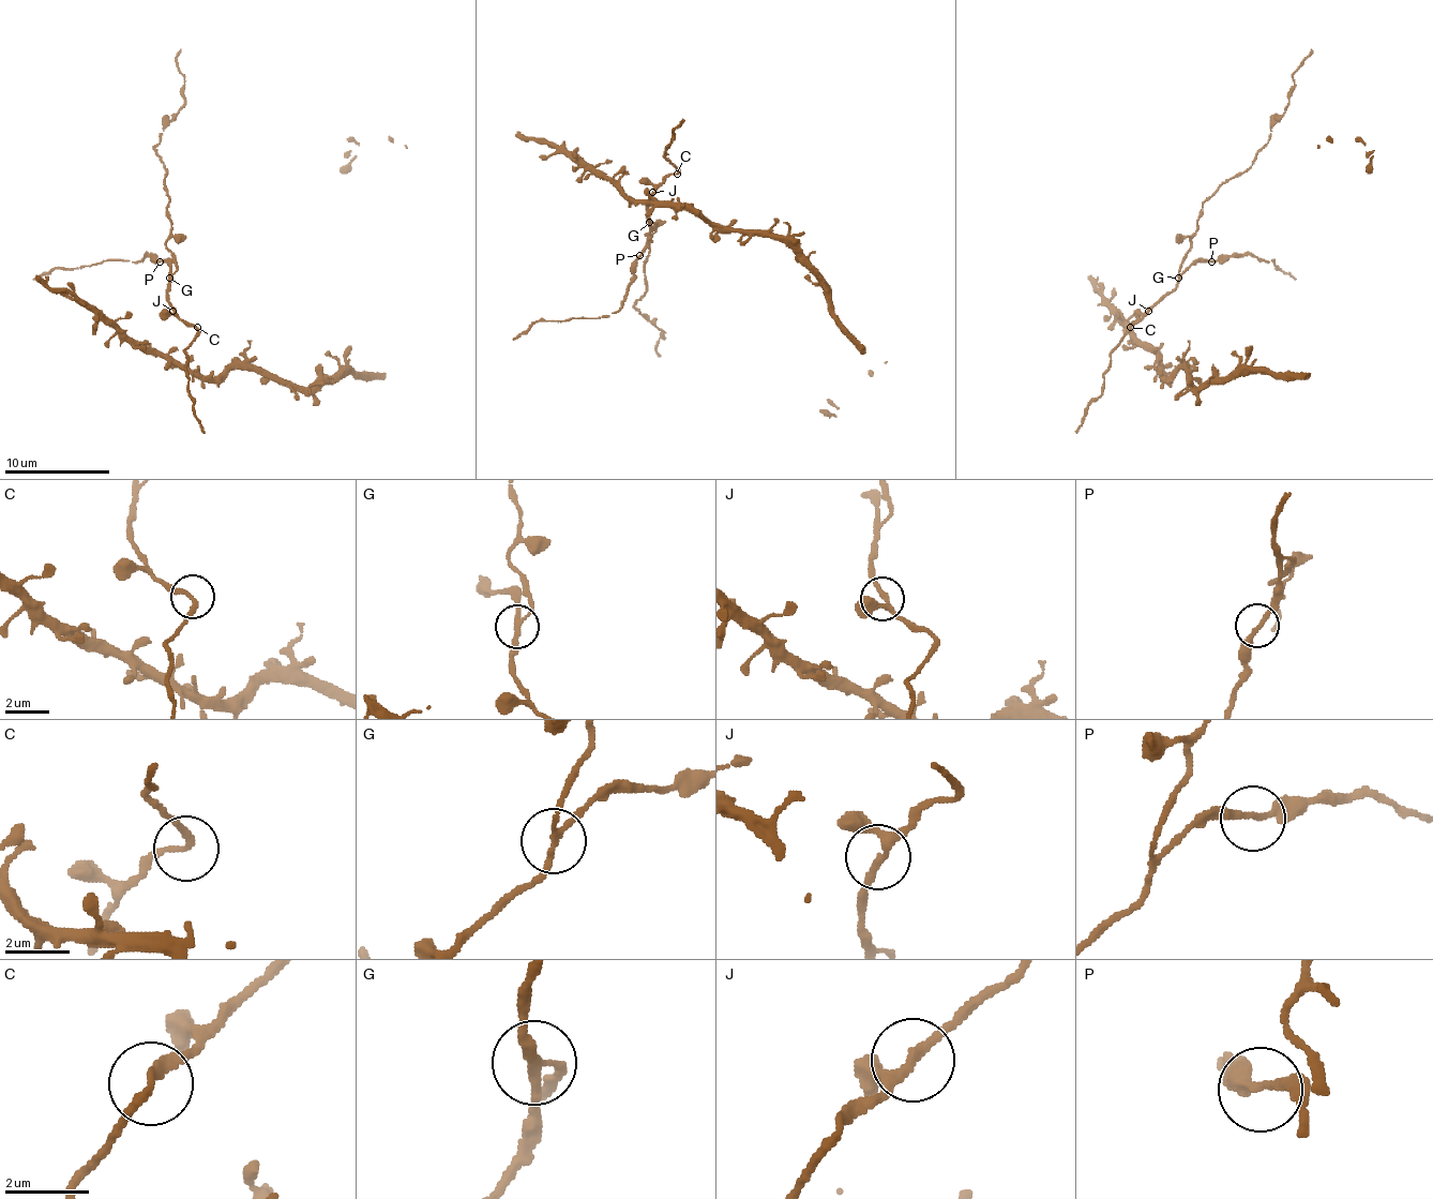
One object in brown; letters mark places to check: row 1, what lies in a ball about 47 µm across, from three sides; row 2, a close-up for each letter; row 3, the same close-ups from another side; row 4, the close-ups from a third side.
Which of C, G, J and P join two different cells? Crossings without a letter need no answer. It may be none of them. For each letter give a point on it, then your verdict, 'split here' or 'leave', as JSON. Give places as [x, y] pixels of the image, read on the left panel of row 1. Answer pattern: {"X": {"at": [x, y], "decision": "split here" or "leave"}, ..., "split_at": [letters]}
{"C": {"at": [197, 327], "decision": "leave"}, "G": {"at": [169, 278], "decision": "split here"}, "J": {"at": [172, 311], "decision": "leave"}, "P": {"at": [160, 261], "decision": "leave"}, "split_at": ["G"]}

